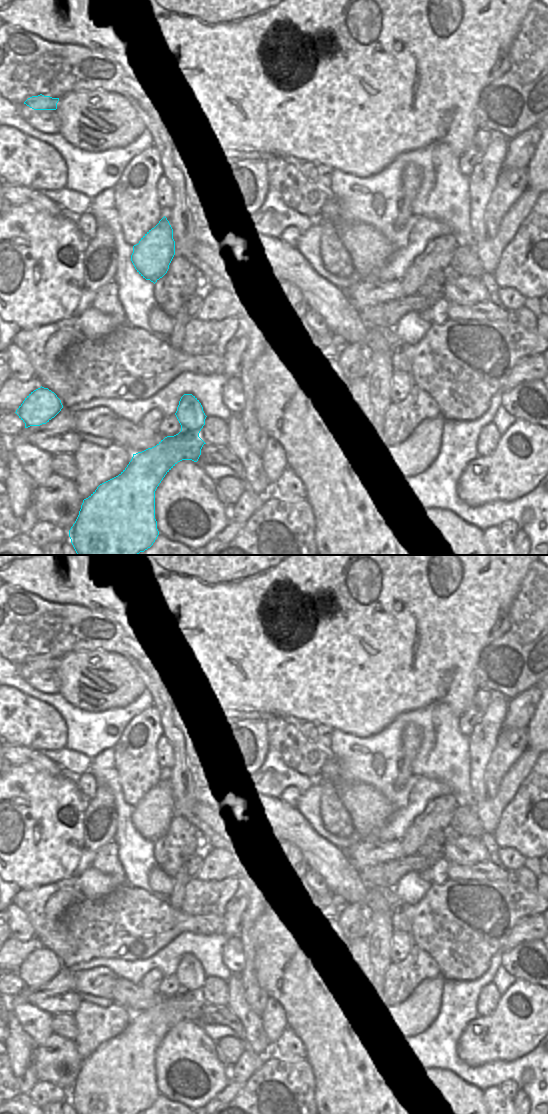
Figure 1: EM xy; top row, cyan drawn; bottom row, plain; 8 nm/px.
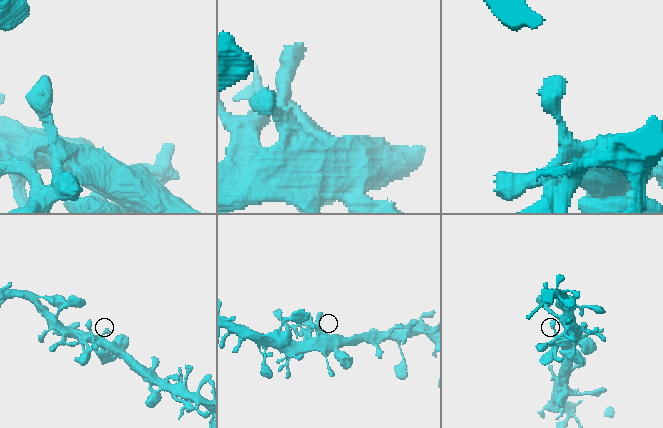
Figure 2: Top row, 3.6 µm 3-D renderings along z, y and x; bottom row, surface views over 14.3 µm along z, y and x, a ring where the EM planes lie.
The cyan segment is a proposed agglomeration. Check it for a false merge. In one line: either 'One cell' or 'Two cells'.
One cell

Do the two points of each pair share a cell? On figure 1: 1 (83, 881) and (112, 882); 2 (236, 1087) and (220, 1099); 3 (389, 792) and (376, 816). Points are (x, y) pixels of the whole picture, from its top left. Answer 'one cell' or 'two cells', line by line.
1: one cell
2: one cell
3: two cells

